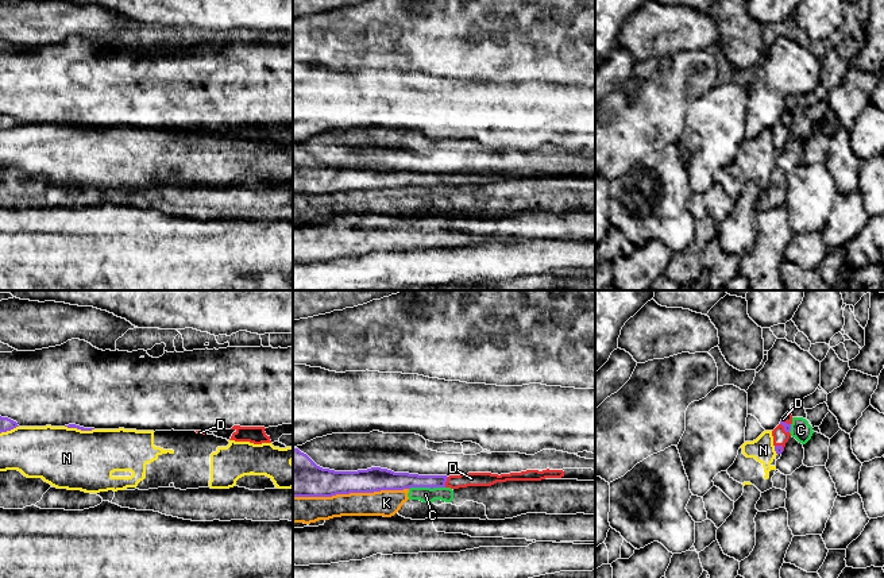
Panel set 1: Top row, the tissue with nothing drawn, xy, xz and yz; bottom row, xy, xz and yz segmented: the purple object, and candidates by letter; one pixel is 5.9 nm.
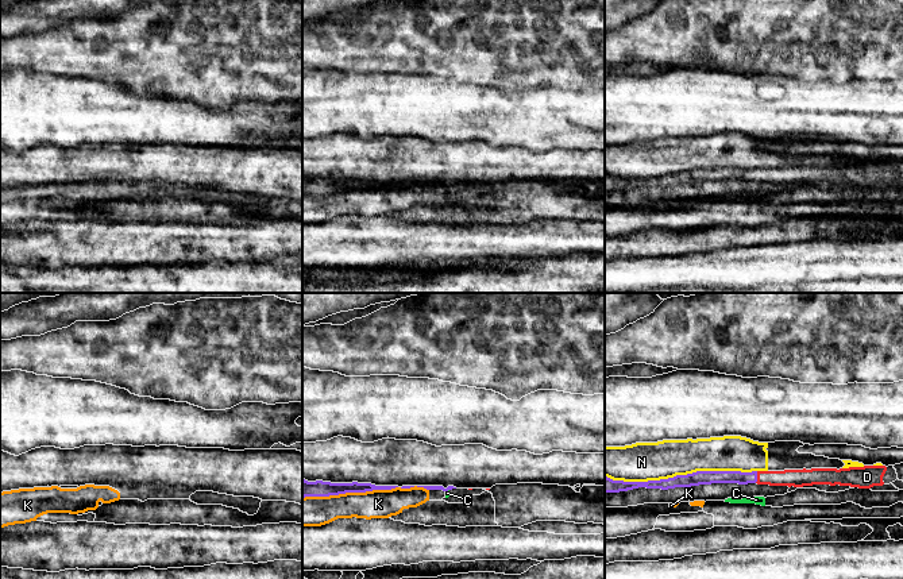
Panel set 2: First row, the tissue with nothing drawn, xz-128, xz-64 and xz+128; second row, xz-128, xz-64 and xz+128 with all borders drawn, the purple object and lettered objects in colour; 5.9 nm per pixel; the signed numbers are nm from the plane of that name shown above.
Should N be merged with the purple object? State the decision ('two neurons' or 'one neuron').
two neurons

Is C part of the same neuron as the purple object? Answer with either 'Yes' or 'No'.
No

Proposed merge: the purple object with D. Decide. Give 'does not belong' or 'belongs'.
belongs

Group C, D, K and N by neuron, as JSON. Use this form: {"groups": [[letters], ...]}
{"groups": [["C", "K"], ["D"], ["N"]]}

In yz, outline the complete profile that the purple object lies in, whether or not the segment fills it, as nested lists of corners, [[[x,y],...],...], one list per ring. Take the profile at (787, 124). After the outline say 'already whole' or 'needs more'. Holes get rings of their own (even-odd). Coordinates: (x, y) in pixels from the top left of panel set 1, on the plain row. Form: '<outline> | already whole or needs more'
[[[790,108],[783,113],[780,122],[772,128],[773,143],[777,153],[784,149],[785,140],[791,134],[790,131],[791,122],[792,122],[792,112]]] | needs more

